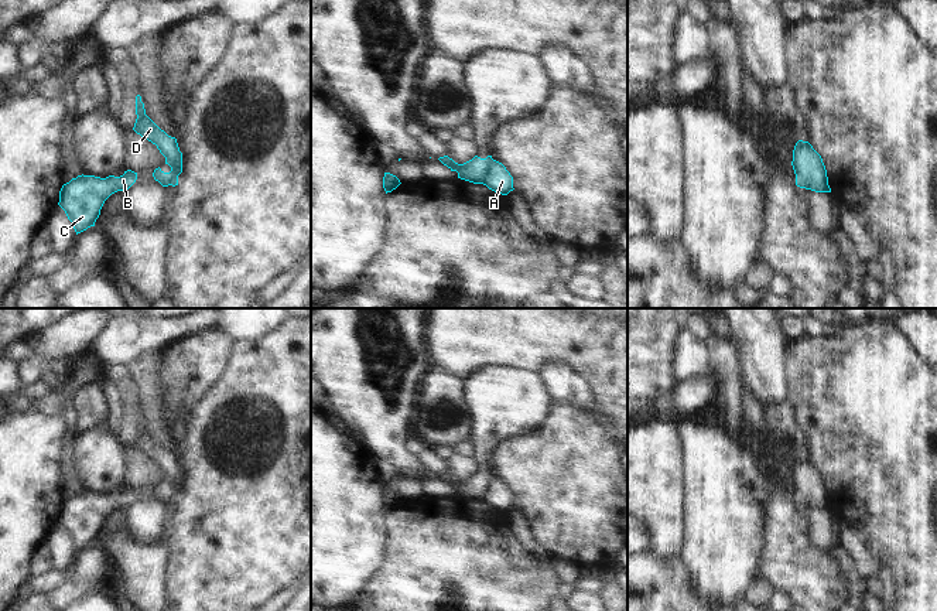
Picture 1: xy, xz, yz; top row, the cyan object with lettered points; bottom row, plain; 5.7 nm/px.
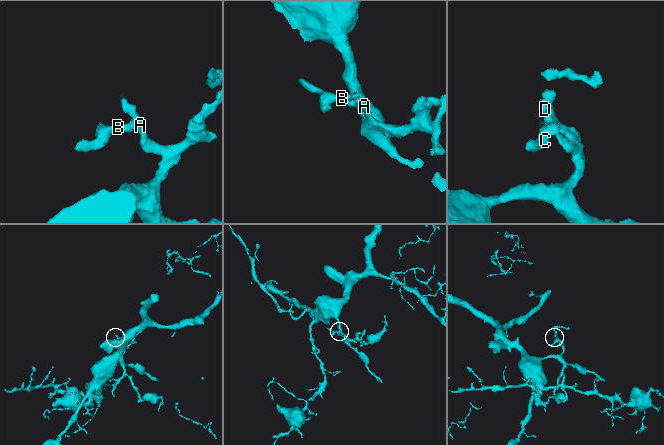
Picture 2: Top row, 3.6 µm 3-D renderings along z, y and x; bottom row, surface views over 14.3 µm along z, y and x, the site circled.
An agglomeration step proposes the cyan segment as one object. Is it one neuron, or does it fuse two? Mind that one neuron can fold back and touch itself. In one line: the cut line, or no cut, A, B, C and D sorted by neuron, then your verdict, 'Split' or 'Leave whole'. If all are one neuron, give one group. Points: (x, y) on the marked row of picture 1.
Split along xz (492, 159), (481, 183). Groups: A D / B C. Split

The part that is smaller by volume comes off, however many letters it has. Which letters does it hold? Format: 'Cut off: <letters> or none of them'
Cut off: B, C

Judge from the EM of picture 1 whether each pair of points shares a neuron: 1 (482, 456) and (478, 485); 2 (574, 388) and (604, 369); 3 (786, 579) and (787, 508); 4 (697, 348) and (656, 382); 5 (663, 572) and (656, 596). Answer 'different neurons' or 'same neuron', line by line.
1: same neuron
2: different neurons
3: same neuron
4: different neurons
5: same neuron

